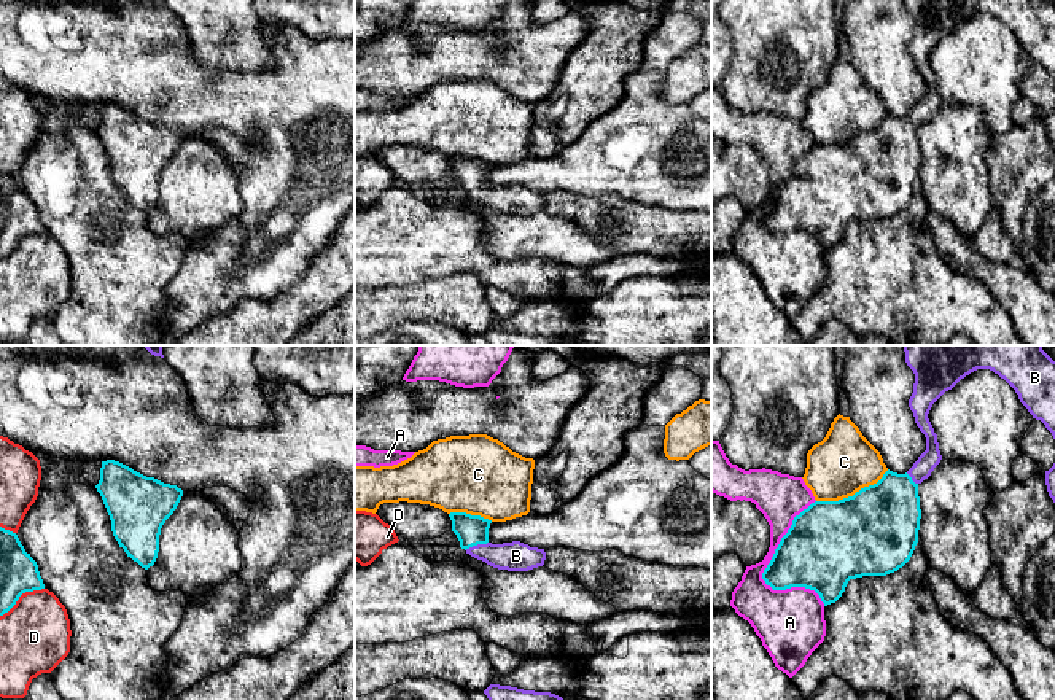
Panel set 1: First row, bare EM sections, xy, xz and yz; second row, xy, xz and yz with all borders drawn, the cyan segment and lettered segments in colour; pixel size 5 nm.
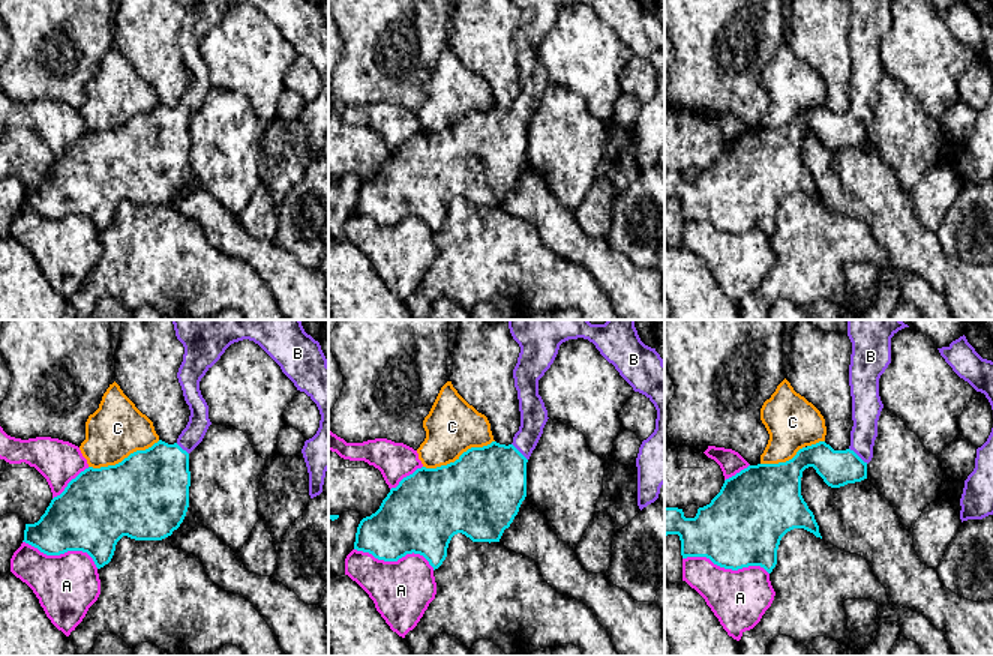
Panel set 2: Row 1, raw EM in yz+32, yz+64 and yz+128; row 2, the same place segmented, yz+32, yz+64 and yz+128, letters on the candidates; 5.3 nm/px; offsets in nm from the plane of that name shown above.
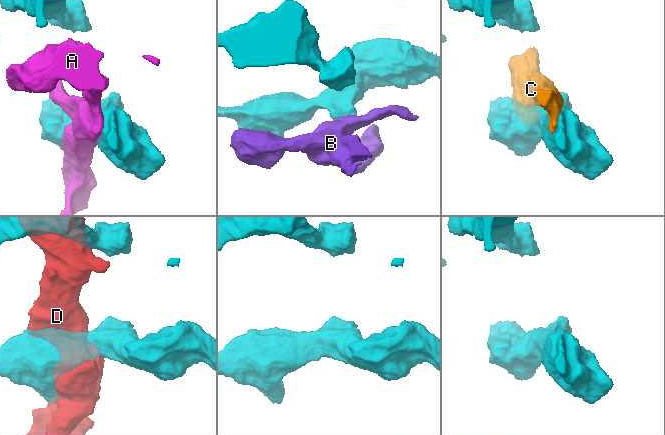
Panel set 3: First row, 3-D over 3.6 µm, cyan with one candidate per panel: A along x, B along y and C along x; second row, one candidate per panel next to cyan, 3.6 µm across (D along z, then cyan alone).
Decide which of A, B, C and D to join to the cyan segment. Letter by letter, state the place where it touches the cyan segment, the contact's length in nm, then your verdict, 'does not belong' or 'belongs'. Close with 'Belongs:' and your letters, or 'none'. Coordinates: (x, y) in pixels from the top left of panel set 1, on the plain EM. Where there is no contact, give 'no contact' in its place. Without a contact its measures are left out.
A: contact yz (764, 215); length 550 nm; does not belong
B: contact xz (476, 188); length 130 nm; belongs
C: contact yz (853, 139); length 400 nm; does not belong
D: contact xy (21, 237); length 260 nm; does not belong
Belongs: B

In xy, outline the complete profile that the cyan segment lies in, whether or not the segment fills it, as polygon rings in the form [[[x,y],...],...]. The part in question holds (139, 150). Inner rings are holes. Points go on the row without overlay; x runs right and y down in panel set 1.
[[[115,103],[102,105],[95,132],[119,191],[142,212],[153,210],[159,196],[161,172],[177,153],[183,134]]]

